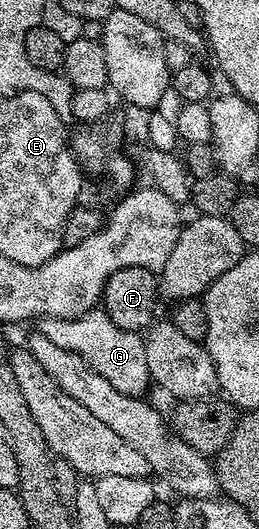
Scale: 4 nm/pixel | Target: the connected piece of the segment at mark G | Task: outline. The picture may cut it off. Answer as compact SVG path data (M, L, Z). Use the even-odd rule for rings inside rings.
M104 307L92 308L87 314L76 316L73 320L46 316L40 321L39 331L51 338L55 346L63 346L63 350L71 350L82 356L96 372L107 378L107 382L111 382L111 386L115 386L115 390L141 398L146 395L145 391L151 388L145 336L140 332L128 332L115 326Z

